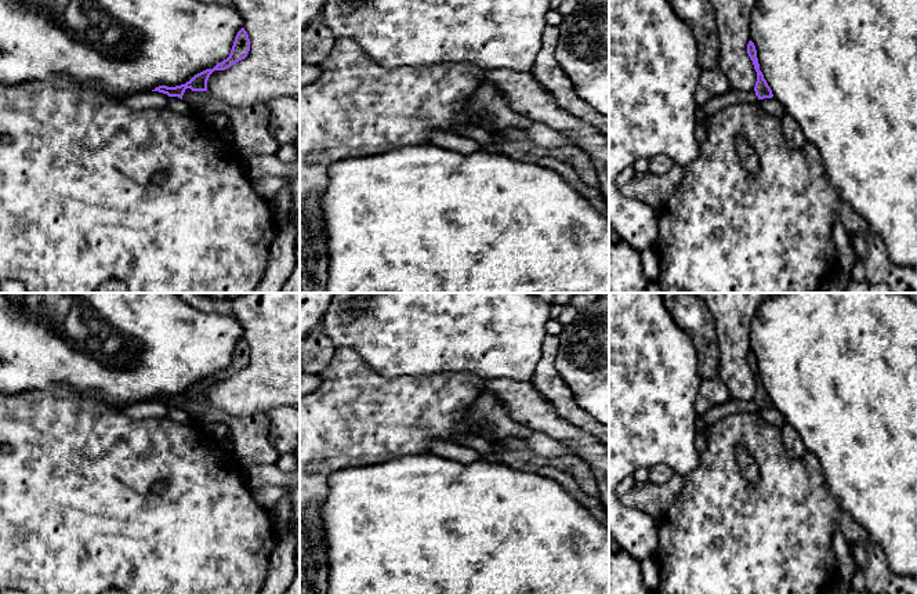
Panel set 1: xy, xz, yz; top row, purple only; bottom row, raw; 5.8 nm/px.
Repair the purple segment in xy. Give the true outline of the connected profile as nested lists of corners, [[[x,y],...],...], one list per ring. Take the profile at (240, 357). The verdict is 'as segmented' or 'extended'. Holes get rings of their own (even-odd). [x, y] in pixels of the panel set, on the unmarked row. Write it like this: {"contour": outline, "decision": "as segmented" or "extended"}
{"contour": [[[242,337],[233,351],[226,369],[213,379],[195,384],[189,391],[175,396],[159,395],[152,401],[178,406],[192,416],[200,425],[211,421],[222,421],[229,427],[232,453],[243,467],[250,464],[276,464],[280,453],[269,441],[269,420],[265,410],[247,416],[231,416],[207,401],[207,390],[214,380],[225,380],[247,366],[250,348]]], "decision": "extended"}

